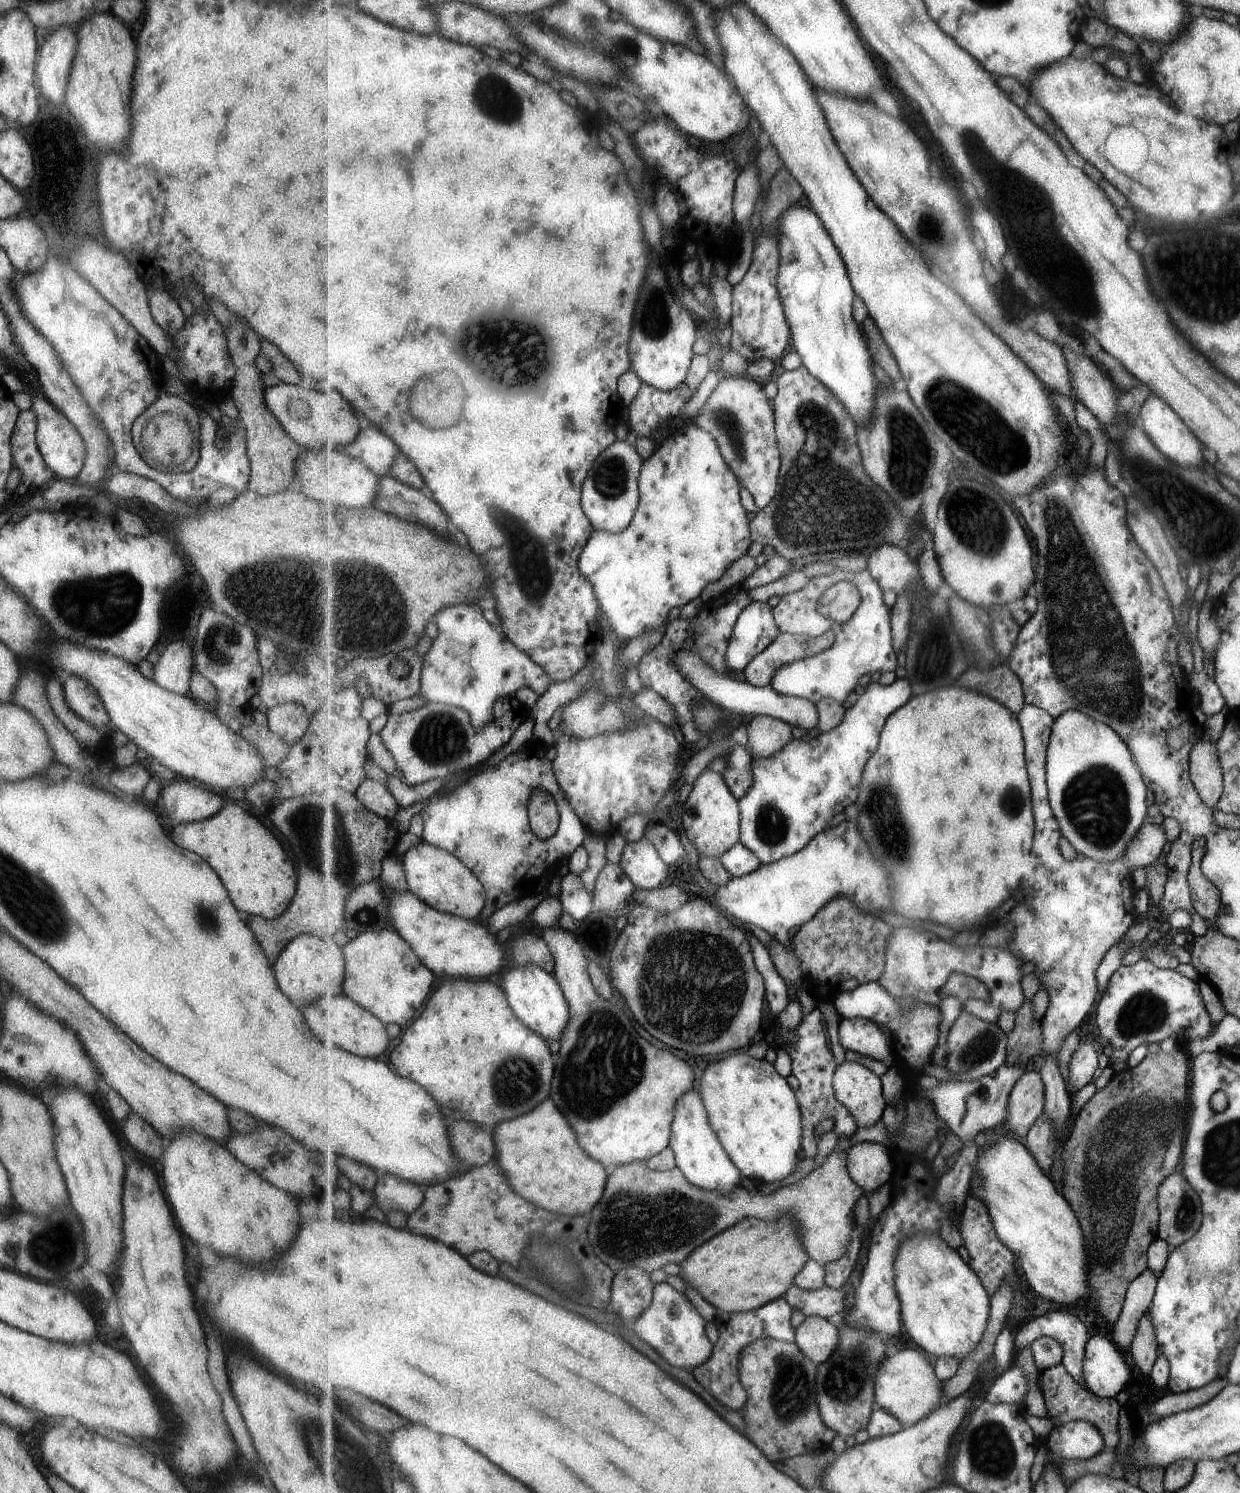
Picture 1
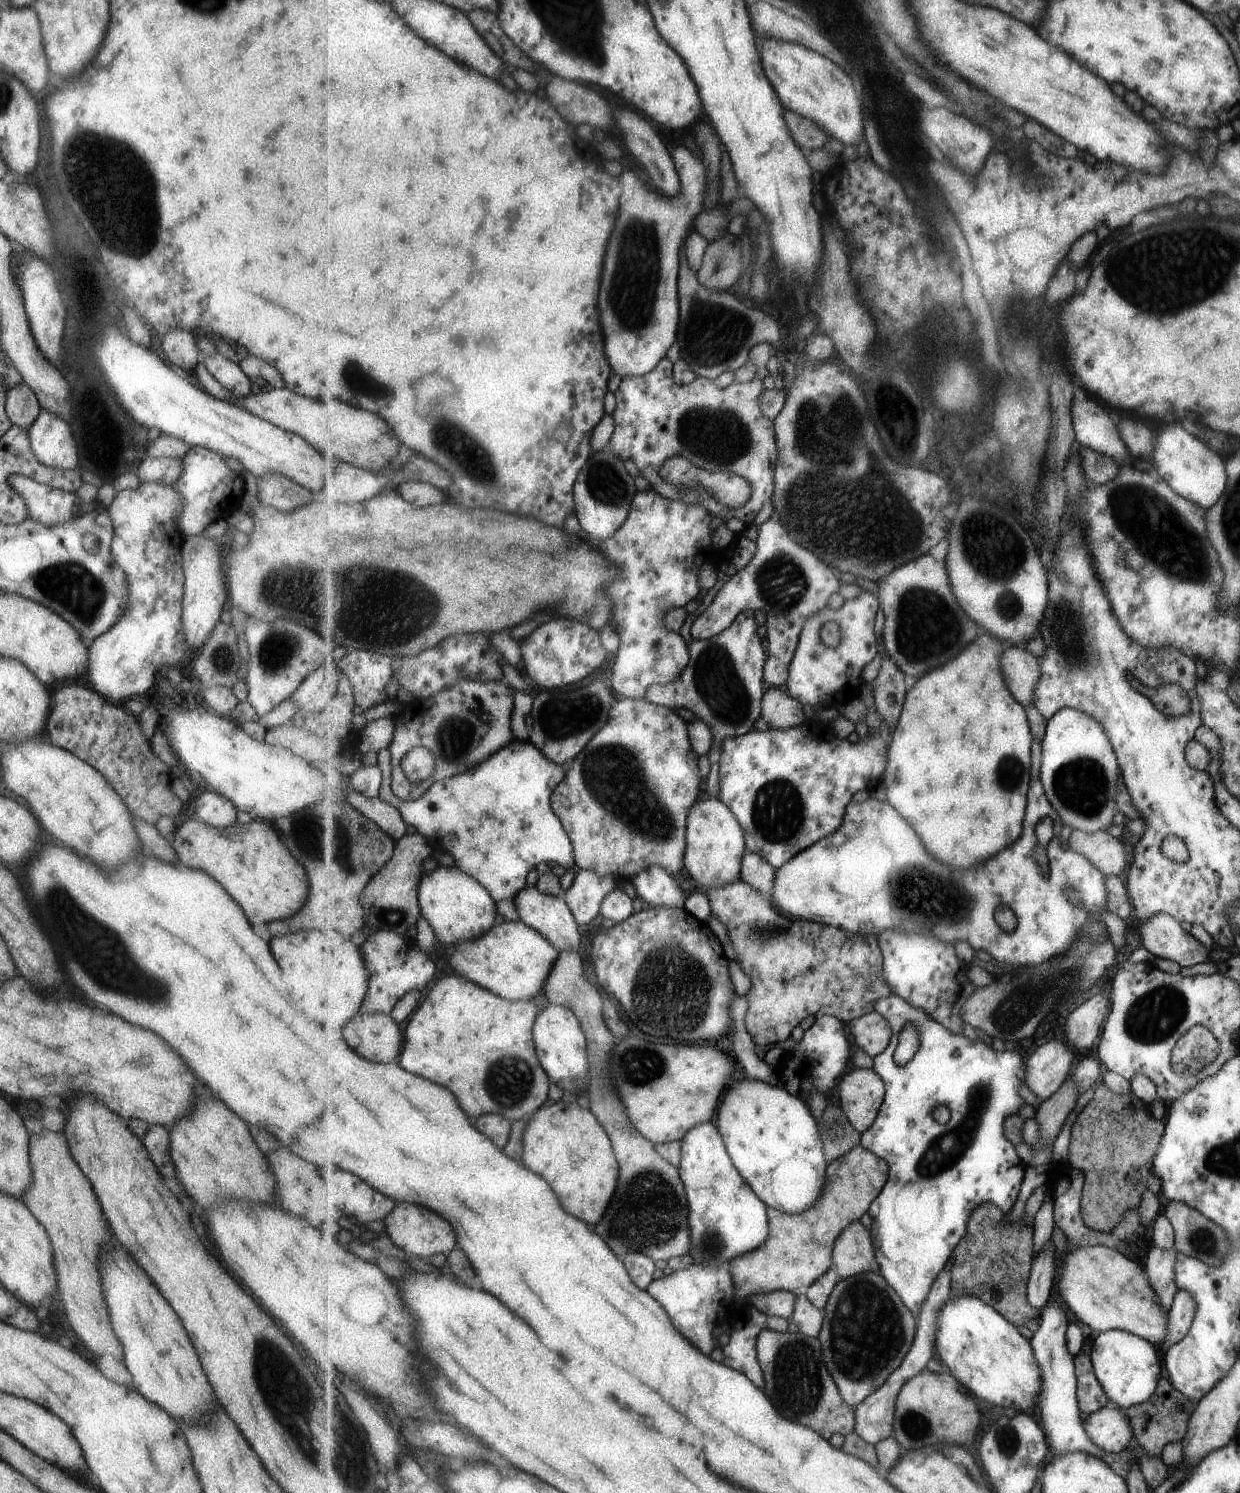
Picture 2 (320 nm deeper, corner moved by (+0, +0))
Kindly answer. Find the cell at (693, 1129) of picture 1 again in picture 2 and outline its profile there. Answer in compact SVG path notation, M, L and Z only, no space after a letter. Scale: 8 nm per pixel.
M713 1122L695 1125L682 1140L682 1161L680 1174L686 1186L690 1206L690 1235L692 1238L689 1256L693 1264L713 1269L729 1268L731 1261L742 1254L758 1249L770 1236L768 1206L743 1178L727 1150L726 1142L718 1126Z

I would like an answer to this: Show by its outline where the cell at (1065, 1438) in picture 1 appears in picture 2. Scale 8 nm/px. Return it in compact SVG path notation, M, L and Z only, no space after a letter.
M1102 1408L1085 1416L1084 1425L1090 1437L1106 1452L1121 1452L1135 1438L1125 1414L1115 1408Z

